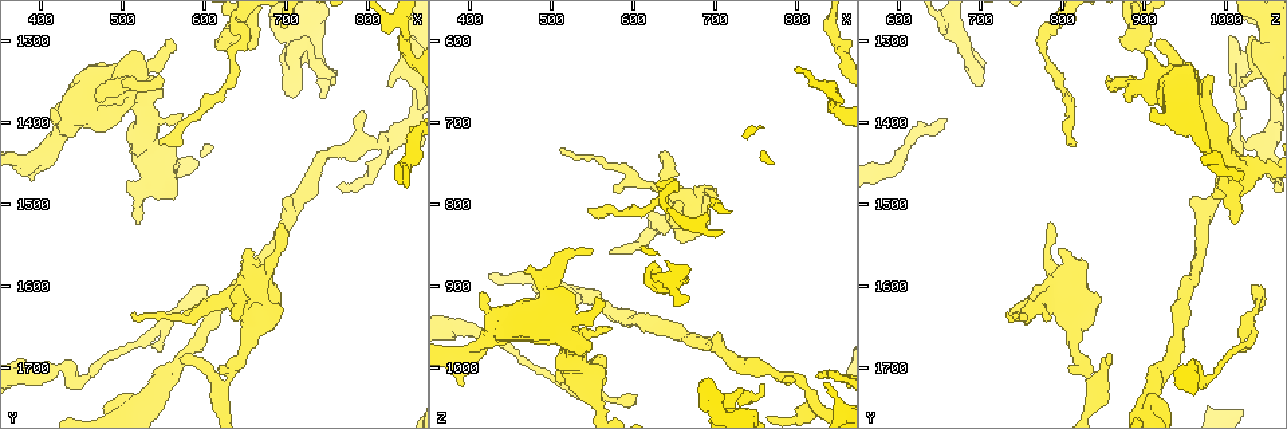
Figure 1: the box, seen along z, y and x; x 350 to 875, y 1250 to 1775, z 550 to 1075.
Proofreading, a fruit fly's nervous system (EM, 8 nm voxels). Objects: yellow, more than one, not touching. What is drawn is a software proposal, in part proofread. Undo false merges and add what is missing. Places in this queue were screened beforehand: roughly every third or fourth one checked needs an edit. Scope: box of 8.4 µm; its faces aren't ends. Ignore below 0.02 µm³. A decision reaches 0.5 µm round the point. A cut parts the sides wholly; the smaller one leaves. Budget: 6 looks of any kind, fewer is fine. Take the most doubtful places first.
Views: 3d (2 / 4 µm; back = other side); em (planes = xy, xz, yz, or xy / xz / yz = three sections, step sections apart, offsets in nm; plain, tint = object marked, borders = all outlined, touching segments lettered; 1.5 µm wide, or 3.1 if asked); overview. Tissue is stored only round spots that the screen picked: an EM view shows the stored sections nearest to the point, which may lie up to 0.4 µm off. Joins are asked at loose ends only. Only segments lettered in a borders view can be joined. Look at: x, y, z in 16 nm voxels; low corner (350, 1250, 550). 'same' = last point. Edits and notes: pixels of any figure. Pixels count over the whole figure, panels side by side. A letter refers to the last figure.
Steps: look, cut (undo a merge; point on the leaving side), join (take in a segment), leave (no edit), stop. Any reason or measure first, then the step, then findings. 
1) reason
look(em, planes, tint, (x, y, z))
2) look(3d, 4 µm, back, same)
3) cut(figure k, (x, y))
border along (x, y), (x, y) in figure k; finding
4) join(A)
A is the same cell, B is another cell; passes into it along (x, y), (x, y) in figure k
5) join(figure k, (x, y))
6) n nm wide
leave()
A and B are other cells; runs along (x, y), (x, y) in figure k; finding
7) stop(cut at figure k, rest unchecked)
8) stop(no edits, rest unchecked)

an open end
look(3d, 2 µm, (620, 1305, 870))

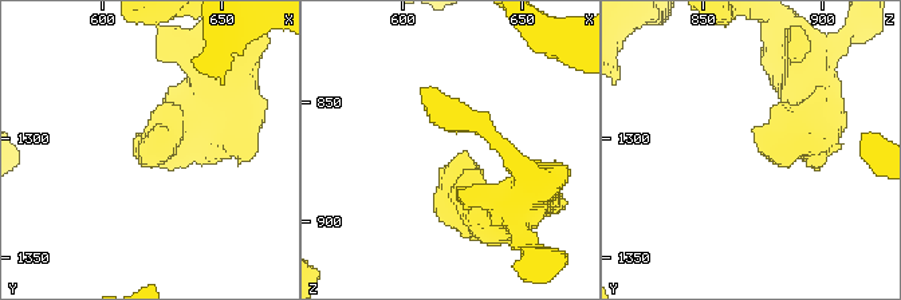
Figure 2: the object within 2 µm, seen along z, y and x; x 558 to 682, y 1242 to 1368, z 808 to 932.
look(em, planes, borders, (621, 1302, 873))

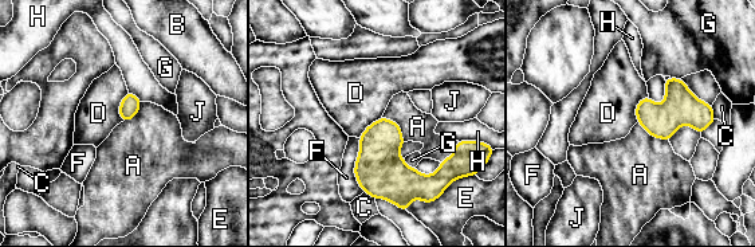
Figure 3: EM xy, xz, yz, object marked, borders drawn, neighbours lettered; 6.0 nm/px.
join(A)
A is the same cell, B, C, D, E, F, G, H and J are other cells; the neuron continues

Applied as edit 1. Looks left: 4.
an open end
look(em, xz, step 4, tint, (560, 1490, 985))

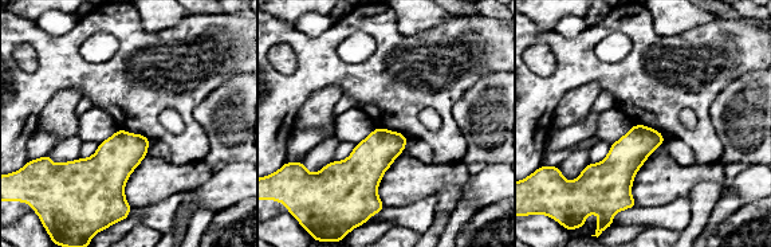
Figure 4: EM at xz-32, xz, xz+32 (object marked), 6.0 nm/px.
look(em, planes, borders, same)

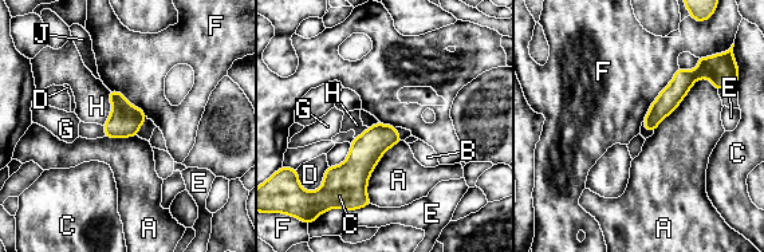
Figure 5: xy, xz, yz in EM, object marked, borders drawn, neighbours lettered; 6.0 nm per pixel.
leave()
A, B, C, D, E, F, G, H and J are other cells; no lettered segment goes on from it

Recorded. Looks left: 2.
branch stops here
look(em, planes, tint, (640, 1640, 735))

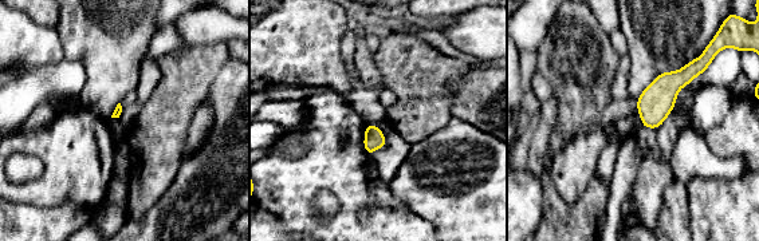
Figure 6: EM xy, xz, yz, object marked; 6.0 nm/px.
look(em, planes, borders, same)

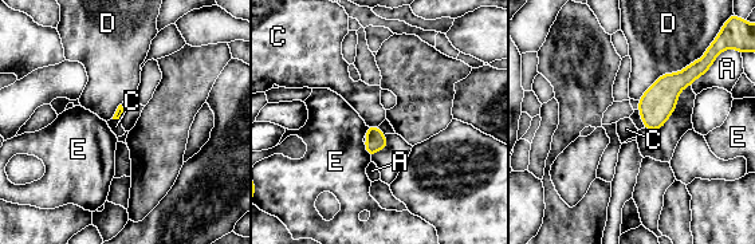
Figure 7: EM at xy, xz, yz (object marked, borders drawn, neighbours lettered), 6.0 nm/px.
leave()
A, C, D and E are other cells; border along (368, 125), (377, 126) in figure 7; none of them fits

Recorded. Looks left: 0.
stop(join at figure 3, rest unchecked)

